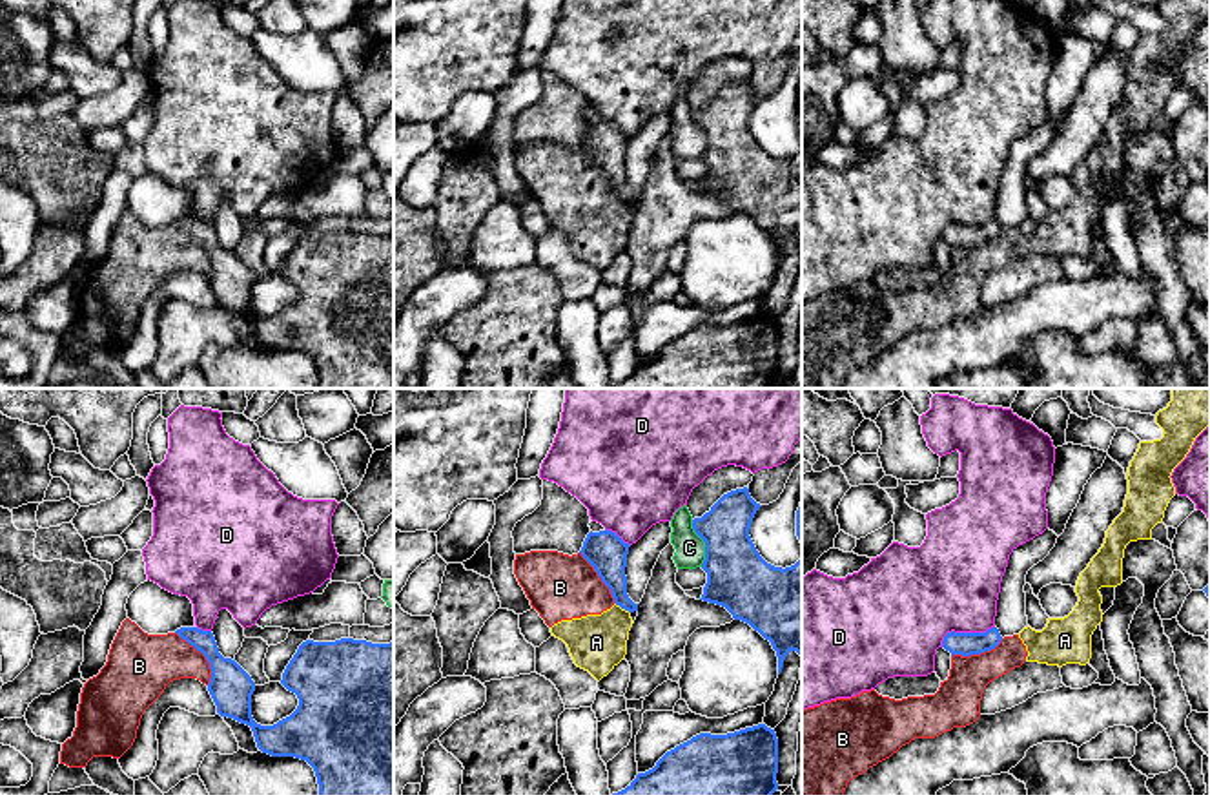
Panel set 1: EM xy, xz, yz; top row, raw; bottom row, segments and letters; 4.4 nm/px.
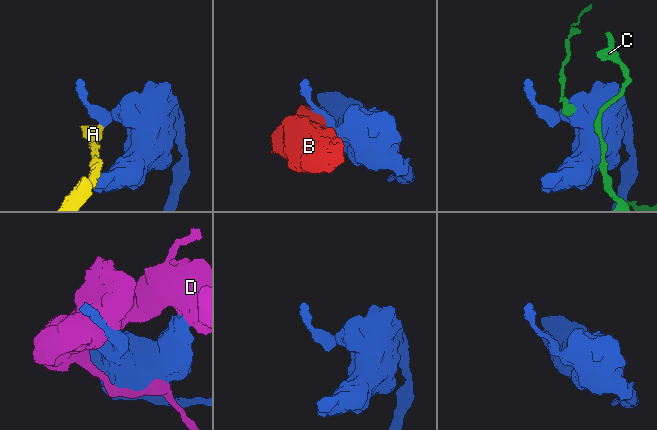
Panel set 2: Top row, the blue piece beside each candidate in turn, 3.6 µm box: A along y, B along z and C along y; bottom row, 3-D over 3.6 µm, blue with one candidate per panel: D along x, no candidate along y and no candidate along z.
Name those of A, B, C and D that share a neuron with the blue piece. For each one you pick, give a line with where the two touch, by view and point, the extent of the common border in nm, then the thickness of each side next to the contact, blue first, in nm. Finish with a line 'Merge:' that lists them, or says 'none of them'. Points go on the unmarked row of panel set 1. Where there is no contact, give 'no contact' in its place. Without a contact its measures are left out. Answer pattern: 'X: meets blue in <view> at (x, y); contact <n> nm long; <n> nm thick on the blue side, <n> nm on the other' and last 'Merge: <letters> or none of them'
Merge: none of them

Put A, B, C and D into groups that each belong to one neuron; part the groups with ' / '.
A B / C / D

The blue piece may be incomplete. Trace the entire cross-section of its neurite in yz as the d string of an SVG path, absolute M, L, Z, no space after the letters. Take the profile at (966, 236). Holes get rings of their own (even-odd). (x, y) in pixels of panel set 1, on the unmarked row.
M997 219L986 224L948 224L942 232L942 239L953 246L971 248L995 241L1002 228Z

